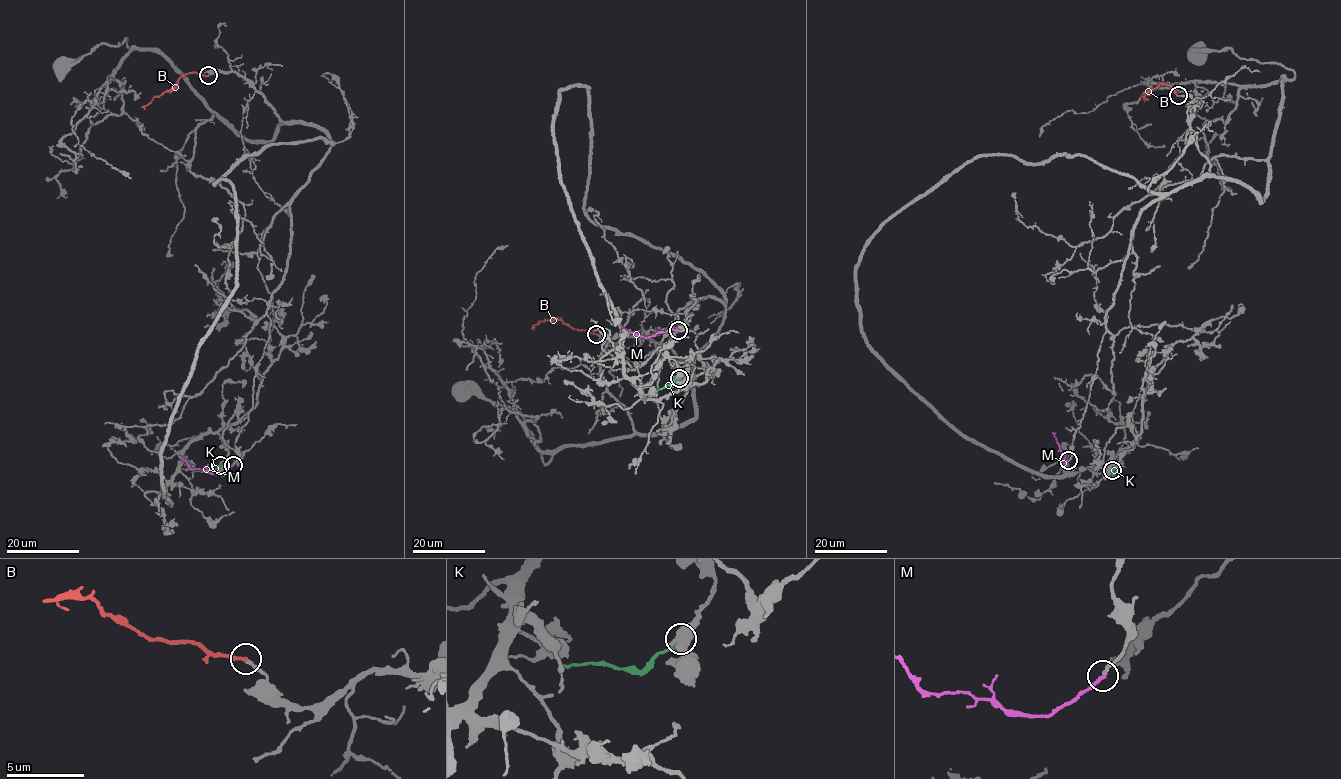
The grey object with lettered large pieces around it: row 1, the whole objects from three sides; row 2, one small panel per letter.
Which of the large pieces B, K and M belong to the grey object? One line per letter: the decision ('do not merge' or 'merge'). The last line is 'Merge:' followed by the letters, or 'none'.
B: do not merge
K: do not merge
M: merge
Merge: M

